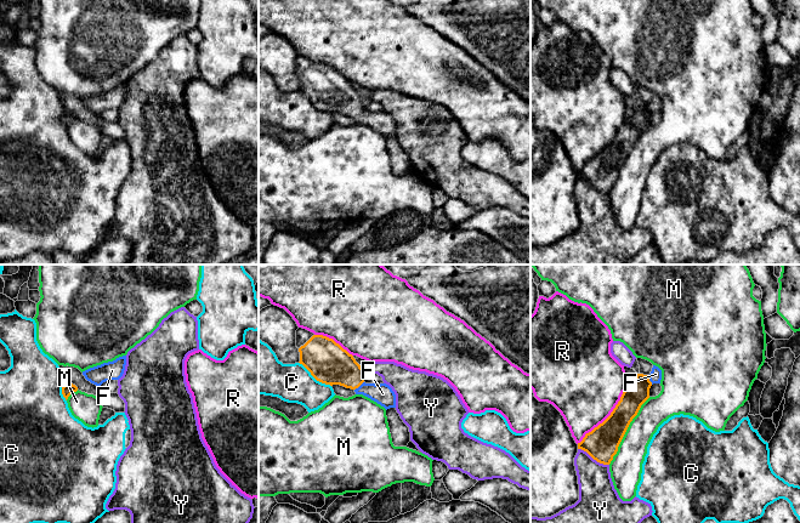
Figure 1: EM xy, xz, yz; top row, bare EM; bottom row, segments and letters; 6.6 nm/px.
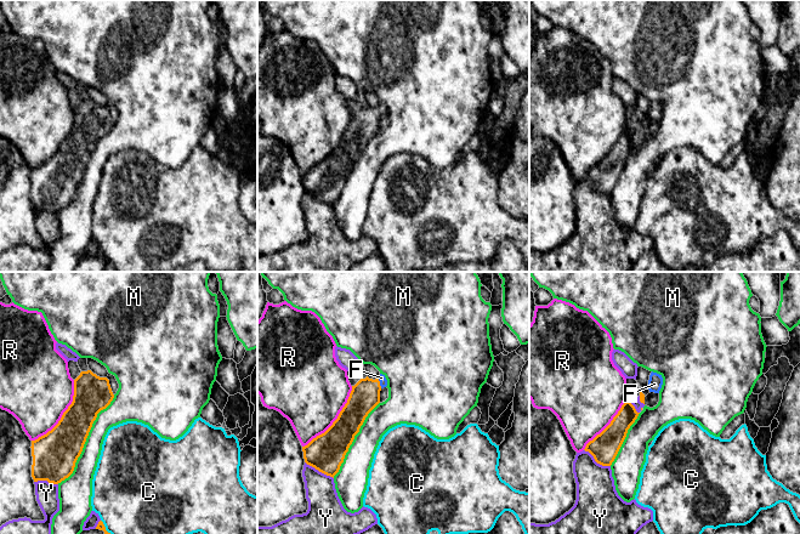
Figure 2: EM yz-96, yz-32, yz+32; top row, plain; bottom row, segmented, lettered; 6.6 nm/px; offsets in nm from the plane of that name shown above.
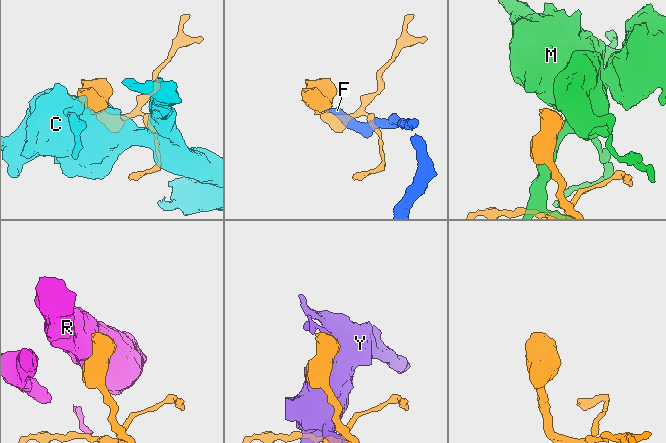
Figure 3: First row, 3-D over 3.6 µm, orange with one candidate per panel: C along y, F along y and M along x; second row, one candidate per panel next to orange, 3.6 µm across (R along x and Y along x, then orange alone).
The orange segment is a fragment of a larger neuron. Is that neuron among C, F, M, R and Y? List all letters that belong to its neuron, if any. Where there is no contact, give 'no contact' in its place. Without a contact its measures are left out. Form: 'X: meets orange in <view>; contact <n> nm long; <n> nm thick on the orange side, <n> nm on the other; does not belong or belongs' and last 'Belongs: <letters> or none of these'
C: meets orange in xz; contact 280 nm long; 280 nm thick on the orange side, 260 nm on the other; does not belong
F: meets orange in xz; contact 90 nm long; 280 nm thick on the orange side, 140 nm on the other; belongs
M: meets orange in yz; contact 550 nm long; 220 nm thick on the orange side, 220 nm on the other; does not belong
R: meets orange in yz; contact 500 nm long; 220 nm thick on the orange side, 460 nm on the other; does not belong
Y: meets orange in yz; contact 240 nm long; 220 nm thick on the orange side, 260 nm on the other; does not belong
Belongs: F

